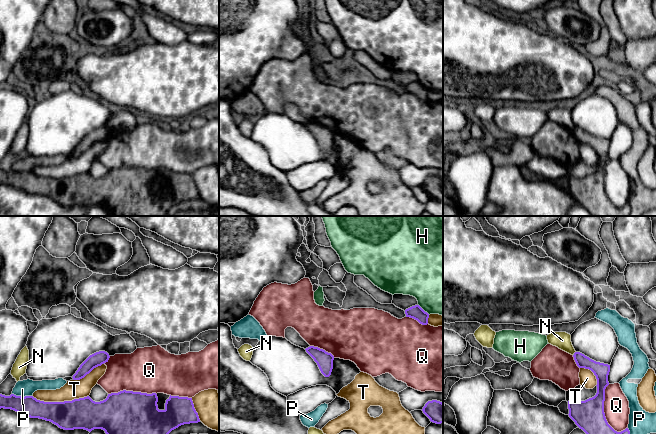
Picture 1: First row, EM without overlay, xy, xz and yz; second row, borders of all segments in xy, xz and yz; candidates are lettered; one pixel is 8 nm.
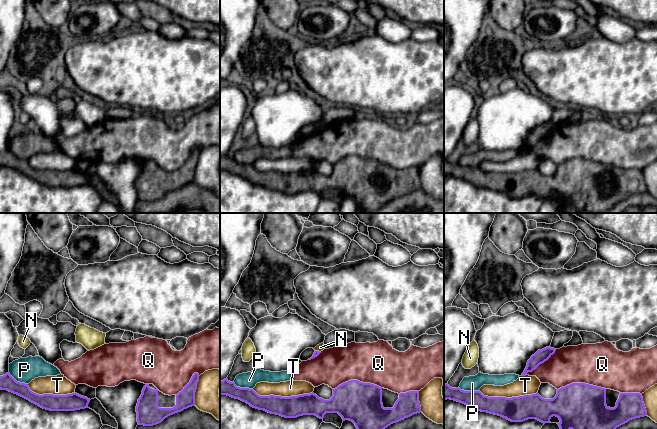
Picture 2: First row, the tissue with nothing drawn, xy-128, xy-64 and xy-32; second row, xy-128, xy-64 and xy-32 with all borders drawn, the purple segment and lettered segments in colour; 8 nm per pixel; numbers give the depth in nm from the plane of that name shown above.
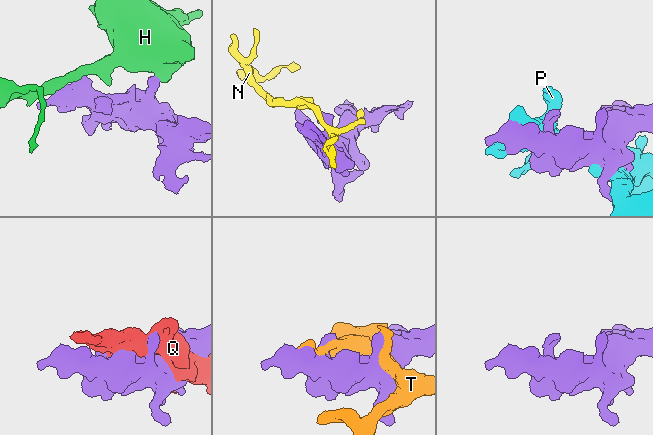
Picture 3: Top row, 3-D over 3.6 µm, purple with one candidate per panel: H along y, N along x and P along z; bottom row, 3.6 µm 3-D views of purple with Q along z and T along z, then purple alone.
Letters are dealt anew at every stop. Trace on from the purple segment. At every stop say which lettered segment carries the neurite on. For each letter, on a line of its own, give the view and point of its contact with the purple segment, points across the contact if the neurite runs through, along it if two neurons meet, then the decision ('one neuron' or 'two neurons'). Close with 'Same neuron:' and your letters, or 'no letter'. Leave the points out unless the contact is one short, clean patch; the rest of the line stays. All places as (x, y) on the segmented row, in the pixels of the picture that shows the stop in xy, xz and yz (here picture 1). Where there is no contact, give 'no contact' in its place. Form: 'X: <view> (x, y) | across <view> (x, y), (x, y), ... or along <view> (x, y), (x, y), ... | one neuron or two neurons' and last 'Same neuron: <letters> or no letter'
H: xz (423, 310) | along xz (418, 304), (429, 314) | two neurons
N: yz (574, 353) | along yz (575, 351), (573, 355) | two neurons
P: xy (22, 397) | two neurons
Q: yz (603, 410) | two neurons
T: xy (60, 402) | two neurons
Same neuron: no letter

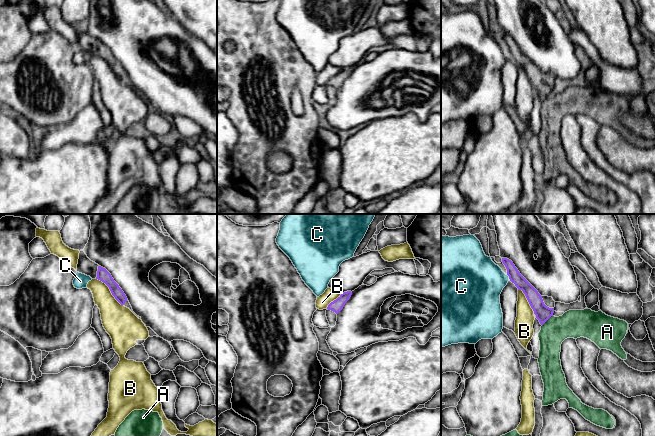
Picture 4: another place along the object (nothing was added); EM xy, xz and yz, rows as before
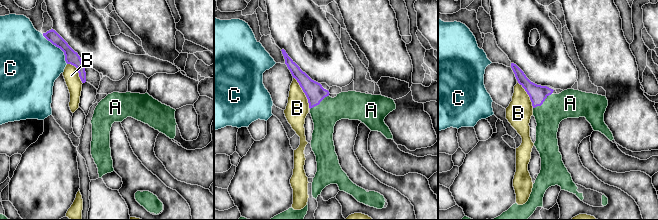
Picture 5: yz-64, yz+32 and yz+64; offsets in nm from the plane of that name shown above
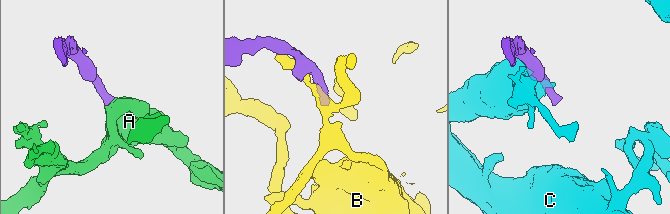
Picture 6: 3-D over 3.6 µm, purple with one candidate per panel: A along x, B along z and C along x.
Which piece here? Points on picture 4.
A: yz (547, 319) | across yz (543, 313), (547, 319), (552, 324), (574, 324) | one neuron
B: xy (110, 290) | two neurons
C: yz (508, 275) | two neurons
Same neuron: A

